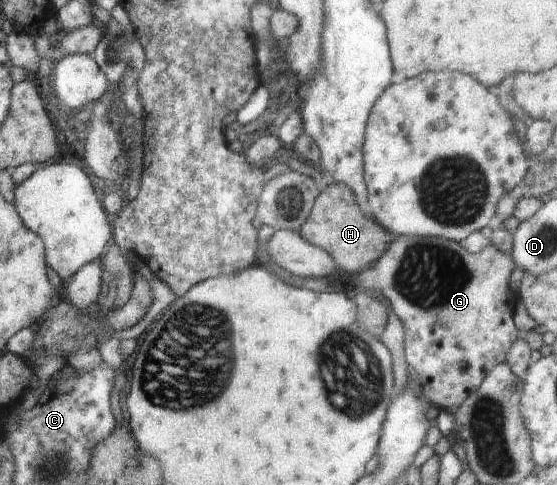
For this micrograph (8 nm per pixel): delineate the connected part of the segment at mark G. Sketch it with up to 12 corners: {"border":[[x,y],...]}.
{"border":[[395,235],[359,275],[408,379],[457,407],[506,361],[512,256]]}

